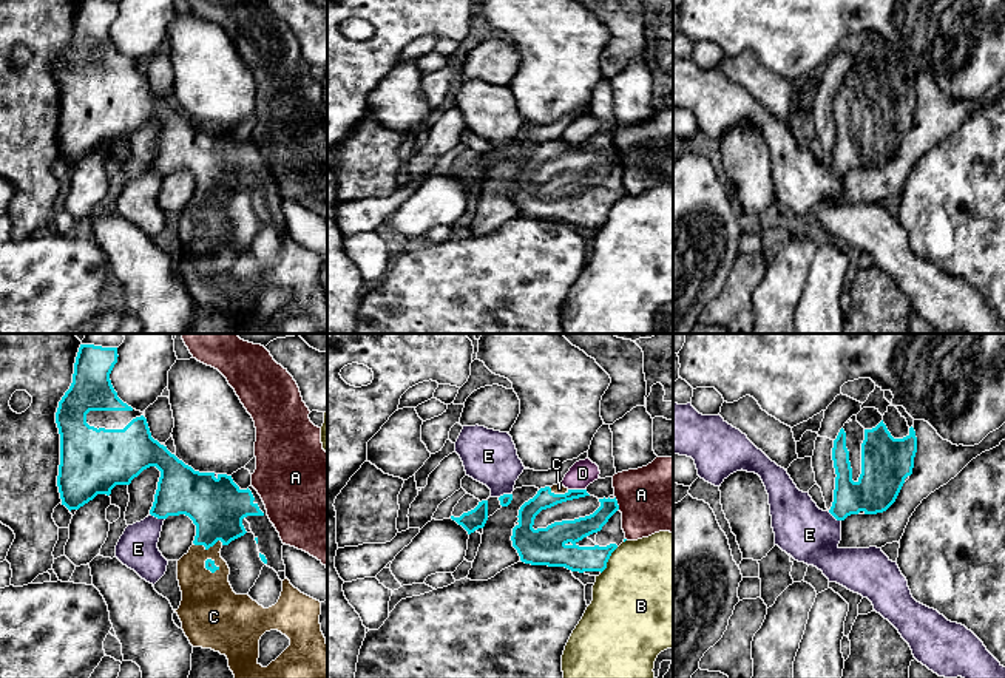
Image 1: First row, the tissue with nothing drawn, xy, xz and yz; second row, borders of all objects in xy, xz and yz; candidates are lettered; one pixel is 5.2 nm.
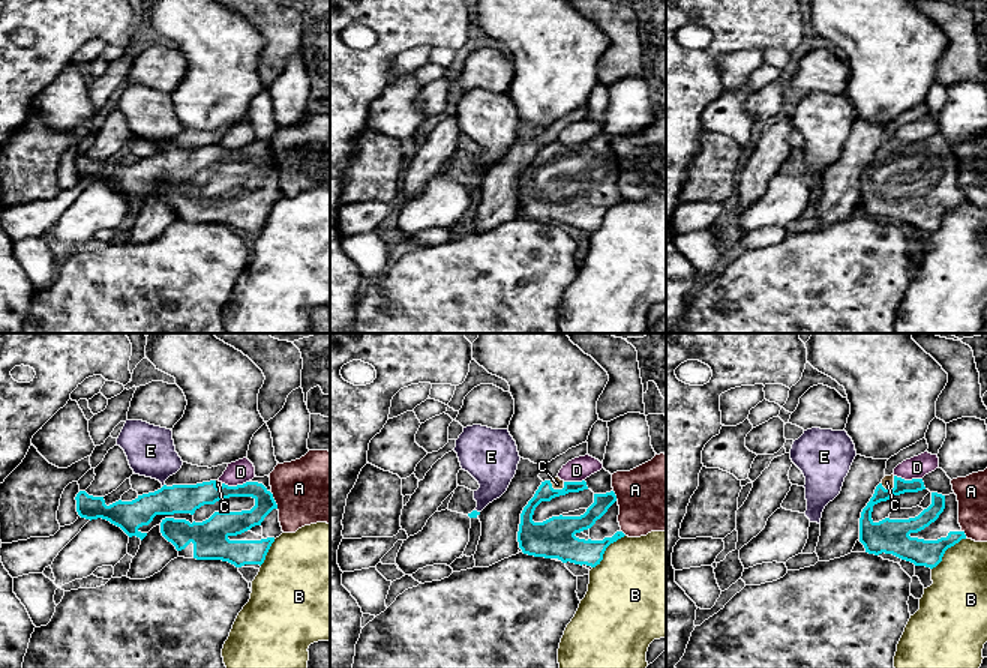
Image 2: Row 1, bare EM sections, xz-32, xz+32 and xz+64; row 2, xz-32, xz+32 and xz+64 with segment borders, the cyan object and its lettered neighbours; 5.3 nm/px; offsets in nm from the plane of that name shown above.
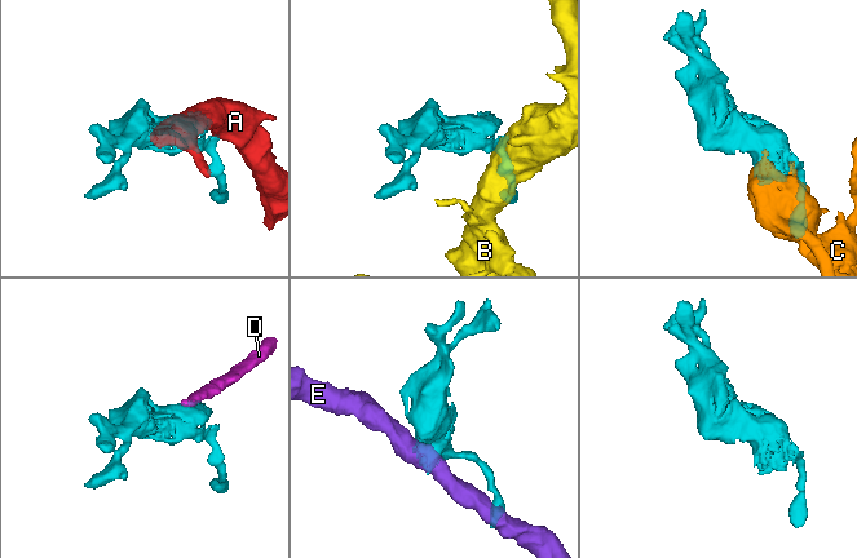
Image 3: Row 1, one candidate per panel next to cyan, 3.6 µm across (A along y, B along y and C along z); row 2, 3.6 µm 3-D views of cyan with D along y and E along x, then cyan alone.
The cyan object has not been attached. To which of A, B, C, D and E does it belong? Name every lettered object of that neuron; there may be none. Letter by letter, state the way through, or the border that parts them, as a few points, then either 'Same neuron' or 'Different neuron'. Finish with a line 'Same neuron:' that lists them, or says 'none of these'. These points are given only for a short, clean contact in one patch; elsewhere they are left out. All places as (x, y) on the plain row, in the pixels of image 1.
A: Different neuron
B: Different neuron
C: Same neuron
D: Boundary: xz (568, 142), (585, 144). Different neuron
E: Different neuron
Same neuron: C

